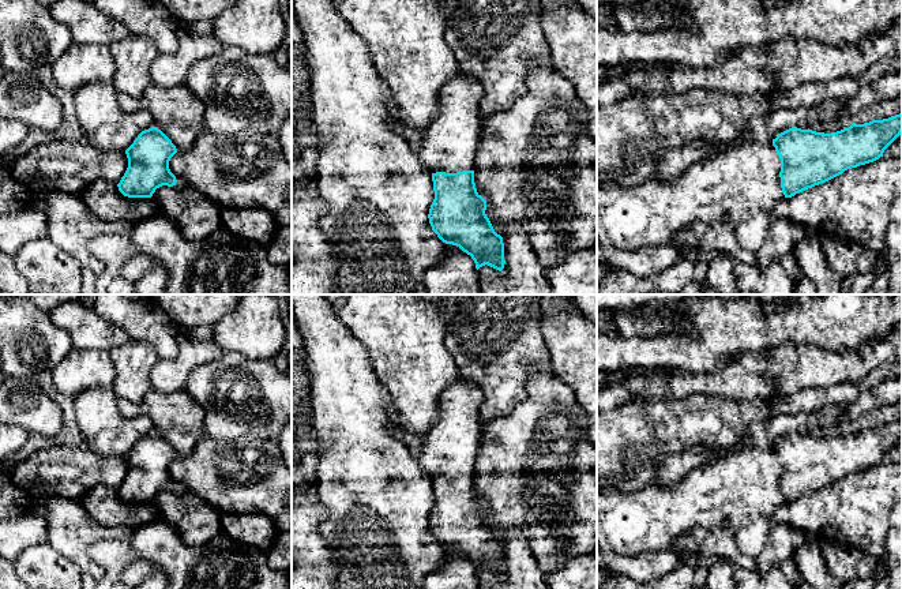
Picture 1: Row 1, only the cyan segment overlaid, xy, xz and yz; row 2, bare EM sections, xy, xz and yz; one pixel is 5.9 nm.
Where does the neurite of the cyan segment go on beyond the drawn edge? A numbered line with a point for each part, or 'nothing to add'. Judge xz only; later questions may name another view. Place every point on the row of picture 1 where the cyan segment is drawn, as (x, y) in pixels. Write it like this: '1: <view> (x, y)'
1: xz (450, 145)

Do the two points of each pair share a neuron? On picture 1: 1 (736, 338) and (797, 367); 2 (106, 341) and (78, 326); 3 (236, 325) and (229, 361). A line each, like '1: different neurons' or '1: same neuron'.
1: different neurons
2: same neuron
3: different neurons

